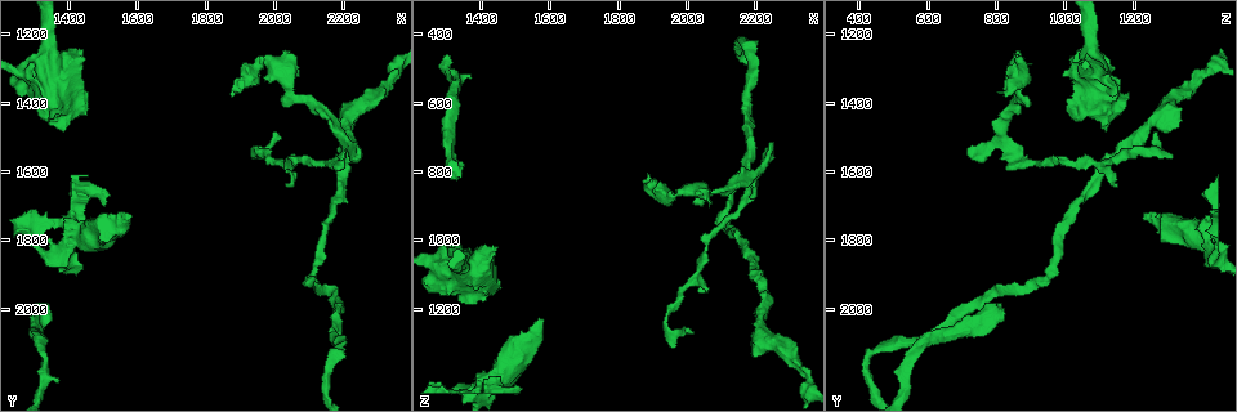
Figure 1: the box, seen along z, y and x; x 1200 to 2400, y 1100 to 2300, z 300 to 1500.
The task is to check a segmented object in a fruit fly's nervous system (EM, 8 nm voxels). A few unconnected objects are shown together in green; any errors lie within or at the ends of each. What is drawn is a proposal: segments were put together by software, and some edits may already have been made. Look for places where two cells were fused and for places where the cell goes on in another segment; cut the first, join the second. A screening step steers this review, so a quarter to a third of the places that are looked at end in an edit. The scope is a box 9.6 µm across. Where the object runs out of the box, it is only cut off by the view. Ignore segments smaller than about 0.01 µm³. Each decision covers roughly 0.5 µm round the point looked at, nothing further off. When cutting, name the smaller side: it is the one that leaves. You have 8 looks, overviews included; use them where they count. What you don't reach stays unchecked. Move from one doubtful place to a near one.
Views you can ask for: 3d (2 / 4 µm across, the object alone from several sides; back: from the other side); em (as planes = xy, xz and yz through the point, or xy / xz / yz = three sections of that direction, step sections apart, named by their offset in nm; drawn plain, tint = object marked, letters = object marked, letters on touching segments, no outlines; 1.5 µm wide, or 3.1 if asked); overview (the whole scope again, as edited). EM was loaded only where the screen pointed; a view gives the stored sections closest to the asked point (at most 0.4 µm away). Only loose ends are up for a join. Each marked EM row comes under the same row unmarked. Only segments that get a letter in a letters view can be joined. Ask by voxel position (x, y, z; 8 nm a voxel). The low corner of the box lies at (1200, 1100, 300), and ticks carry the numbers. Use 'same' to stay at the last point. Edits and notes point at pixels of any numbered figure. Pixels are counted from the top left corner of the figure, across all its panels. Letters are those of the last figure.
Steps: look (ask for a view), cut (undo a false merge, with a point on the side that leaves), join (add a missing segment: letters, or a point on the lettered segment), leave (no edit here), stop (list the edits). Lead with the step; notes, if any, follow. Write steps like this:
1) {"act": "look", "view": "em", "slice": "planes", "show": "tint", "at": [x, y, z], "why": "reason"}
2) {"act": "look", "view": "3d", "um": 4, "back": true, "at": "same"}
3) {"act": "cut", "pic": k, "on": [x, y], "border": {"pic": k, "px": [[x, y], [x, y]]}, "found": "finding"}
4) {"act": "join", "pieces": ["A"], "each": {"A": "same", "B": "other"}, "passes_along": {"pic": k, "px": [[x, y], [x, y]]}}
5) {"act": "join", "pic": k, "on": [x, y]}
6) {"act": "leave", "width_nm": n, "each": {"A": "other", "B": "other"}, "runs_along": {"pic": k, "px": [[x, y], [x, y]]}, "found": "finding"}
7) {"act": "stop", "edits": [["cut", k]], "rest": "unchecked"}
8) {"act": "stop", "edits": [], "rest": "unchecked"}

{"act": "look", "view": "em", "slice": "xz", "step": 4, "show": "tint", "at": [1290, 1320, 990], "why": "stops while still wide"}

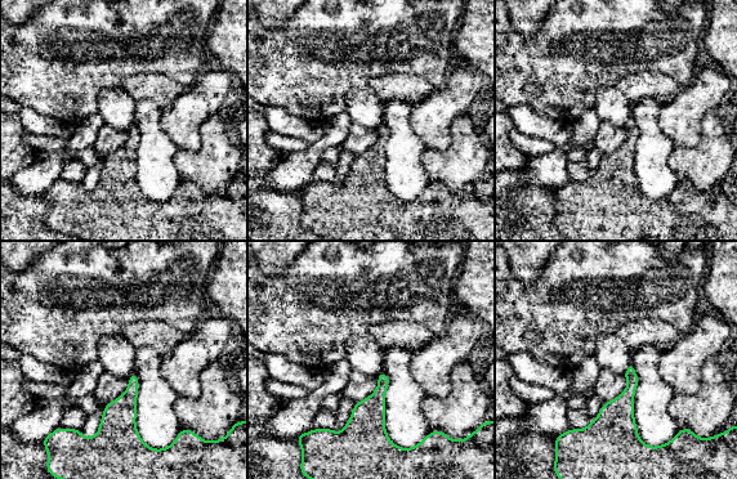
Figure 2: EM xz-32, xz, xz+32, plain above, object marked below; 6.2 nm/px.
{"act": "look", "view": "em", "slice": "planes", "show": "letters", "at": "same"}

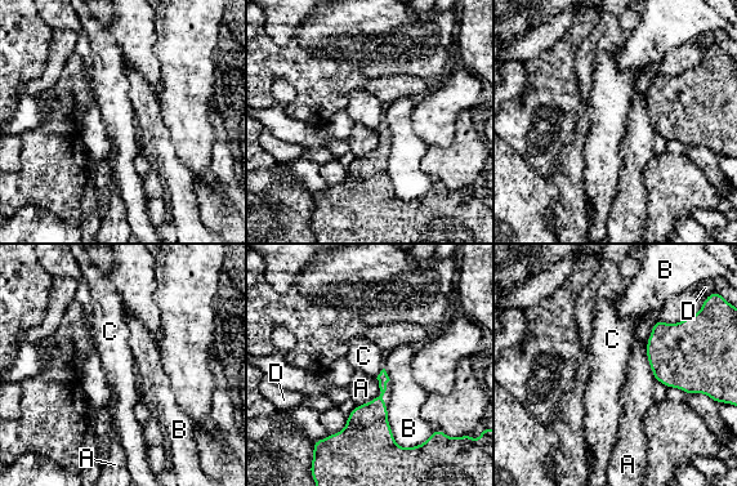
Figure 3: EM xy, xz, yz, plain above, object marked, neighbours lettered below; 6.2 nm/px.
{"act": "leave", "each": {"A": "other", "B": "other", "C": "other", "D": "other"}, "found": "no lettered segment goes on from it"}

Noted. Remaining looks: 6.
{"act": "look", "view": "em", "slice": "xz", "step": 4, "show": "letters", "at": [1960, 1550, 1310], "why": "an open end"}

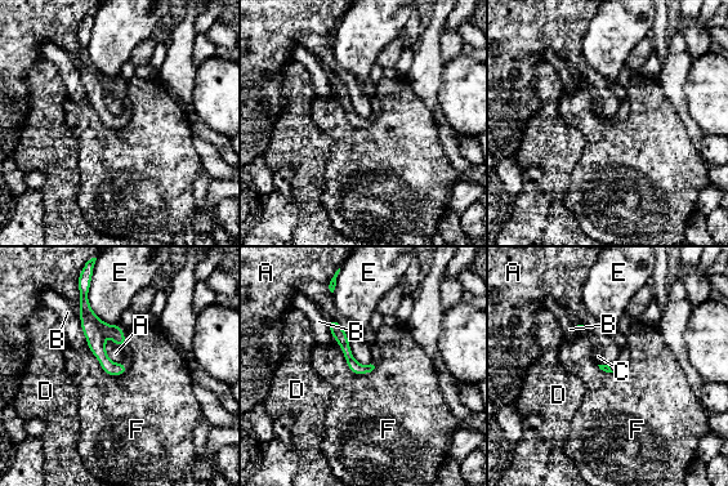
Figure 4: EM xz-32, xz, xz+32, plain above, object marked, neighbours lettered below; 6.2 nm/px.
{"act": "look", "view": "em", "slice": "planes", "show": "letters", "at": "same", "why": "another direction"}

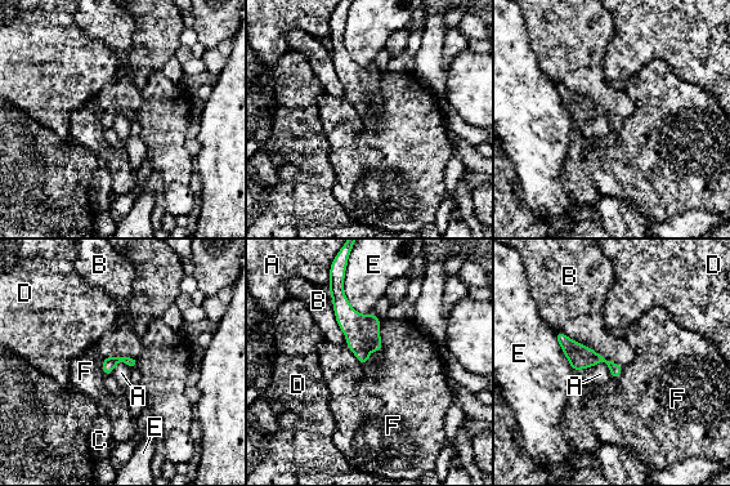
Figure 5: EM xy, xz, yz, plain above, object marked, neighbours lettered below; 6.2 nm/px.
{"act": "leave", "longest_contact_nm": ["B", 480], "each": {"A": "other", "B": "other", "C": "other", "D": "other", "E": "other", "F": "other"}, "border": {"pic": 5, "px": [[555, 330], [565, 333], [622, 366]]}, "found": "none of them fits"}

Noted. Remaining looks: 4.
{"act": "look", "view": "3d", "um": 4, "at": [2210, 1600, 1100], "why": "thin neck"}

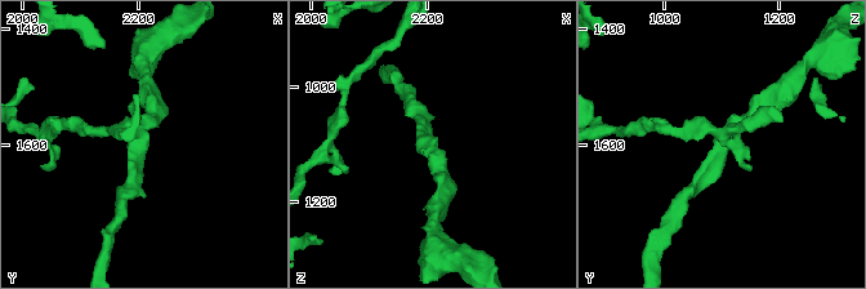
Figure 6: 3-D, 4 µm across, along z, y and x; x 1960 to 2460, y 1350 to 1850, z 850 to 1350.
{"act": "look", "view": "em", "slice": "xz", "step": 8, "show": "tint", "at": [2205, 1590, 1105], "why": "now the EM"}

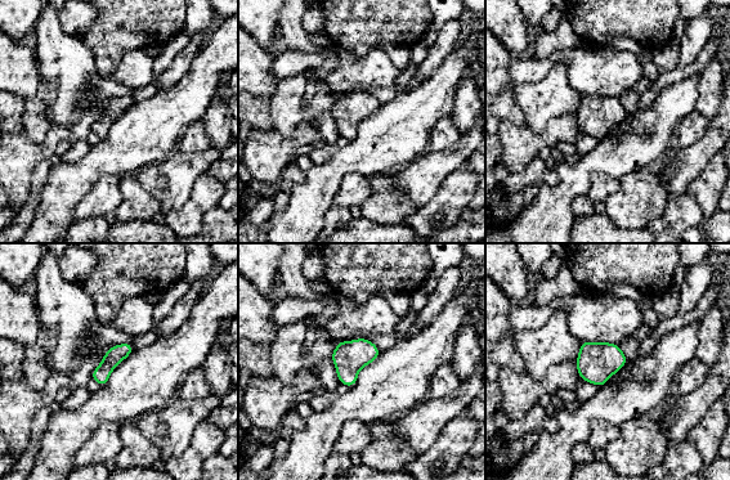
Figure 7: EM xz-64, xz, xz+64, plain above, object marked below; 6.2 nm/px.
{"act": "look", "view": "em", "slice": "planes", "show": "letters", "at": "same"}

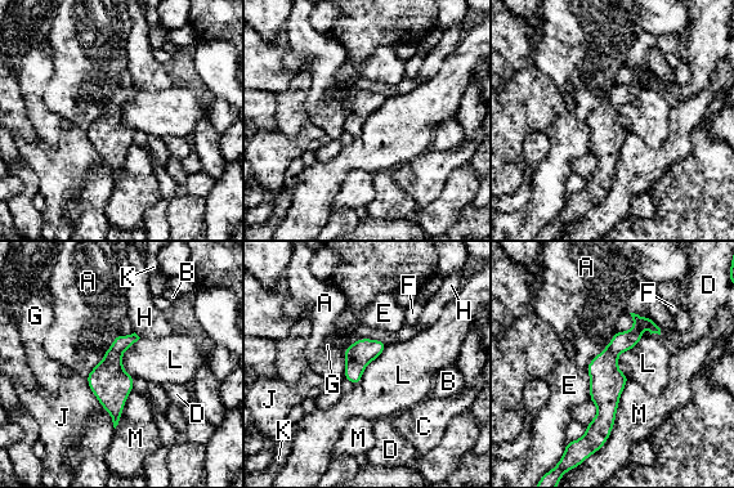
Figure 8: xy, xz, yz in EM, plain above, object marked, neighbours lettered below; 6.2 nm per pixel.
{"act": "leave", "longest_contact_nm": ["M", 500], "each": {"A": "other", "B": "other", "C": "other", "D": "other", "E": "other", "F": "other", "G": "other", "H": "other", "J": "other", "K": "other", "L": "other", "M": "other"}, "border": {"pic": 8, "px": [[643, 336], [618, 356], [629, 379]]}, "found": "all the same cell"}

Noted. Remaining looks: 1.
{"act": "stop", "edits": [], "rest": "unchecked"}

